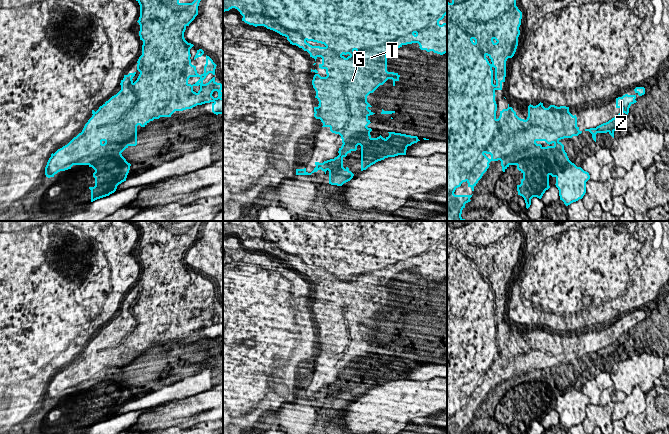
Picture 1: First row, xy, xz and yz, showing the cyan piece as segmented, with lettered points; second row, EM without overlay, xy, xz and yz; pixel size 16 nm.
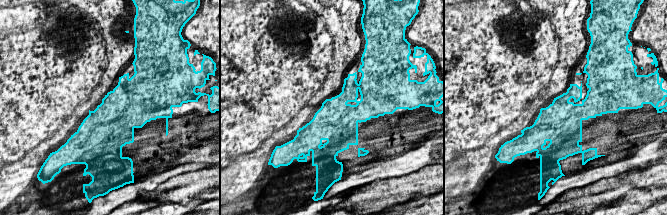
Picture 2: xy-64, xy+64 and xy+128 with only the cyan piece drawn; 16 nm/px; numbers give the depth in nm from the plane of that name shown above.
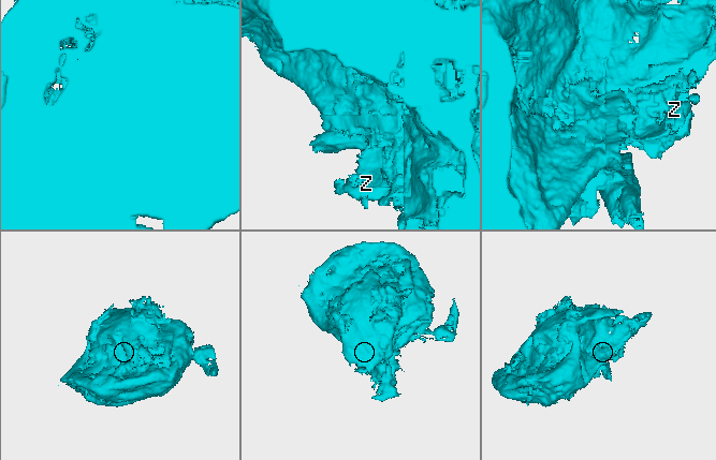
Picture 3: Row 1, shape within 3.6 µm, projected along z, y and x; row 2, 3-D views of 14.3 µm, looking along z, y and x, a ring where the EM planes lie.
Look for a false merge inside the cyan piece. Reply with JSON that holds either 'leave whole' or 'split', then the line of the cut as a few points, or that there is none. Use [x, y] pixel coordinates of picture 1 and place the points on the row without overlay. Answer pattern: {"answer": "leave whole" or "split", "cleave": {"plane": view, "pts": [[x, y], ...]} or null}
{"answer": "split", "cleave": {"plane": "xy", "pts": [[106, 325], [108, 373], [123, 374]]}}

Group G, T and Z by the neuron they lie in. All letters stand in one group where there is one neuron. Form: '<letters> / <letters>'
G / T Z

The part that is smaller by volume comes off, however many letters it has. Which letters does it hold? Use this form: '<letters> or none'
G

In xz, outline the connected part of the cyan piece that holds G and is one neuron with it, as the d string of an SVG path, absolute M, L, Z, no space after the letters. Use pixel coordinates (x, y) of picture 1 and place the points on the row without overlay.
M368 273L358 276L356 281L337 283L337 288L340 290L339 296L329 298L325 302L318 298L318 295L312 294L316 298L313 301L313 306L320 304L322 309L326 309L329 317L340 317L341 315L360 315L361 316L361 331L372 331L367 326L367 320L371 317L364 311L362 305L366 300L368 287Z

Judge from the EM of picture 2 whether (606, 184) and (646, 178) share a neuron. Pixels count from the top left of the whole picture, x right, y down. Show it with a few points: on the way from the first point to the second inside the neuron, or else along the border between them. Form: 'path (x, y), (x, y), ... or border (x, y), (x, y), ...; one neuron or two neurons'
path (616, 187), (625, 187), (632, 180), (636, 180); one neuron

